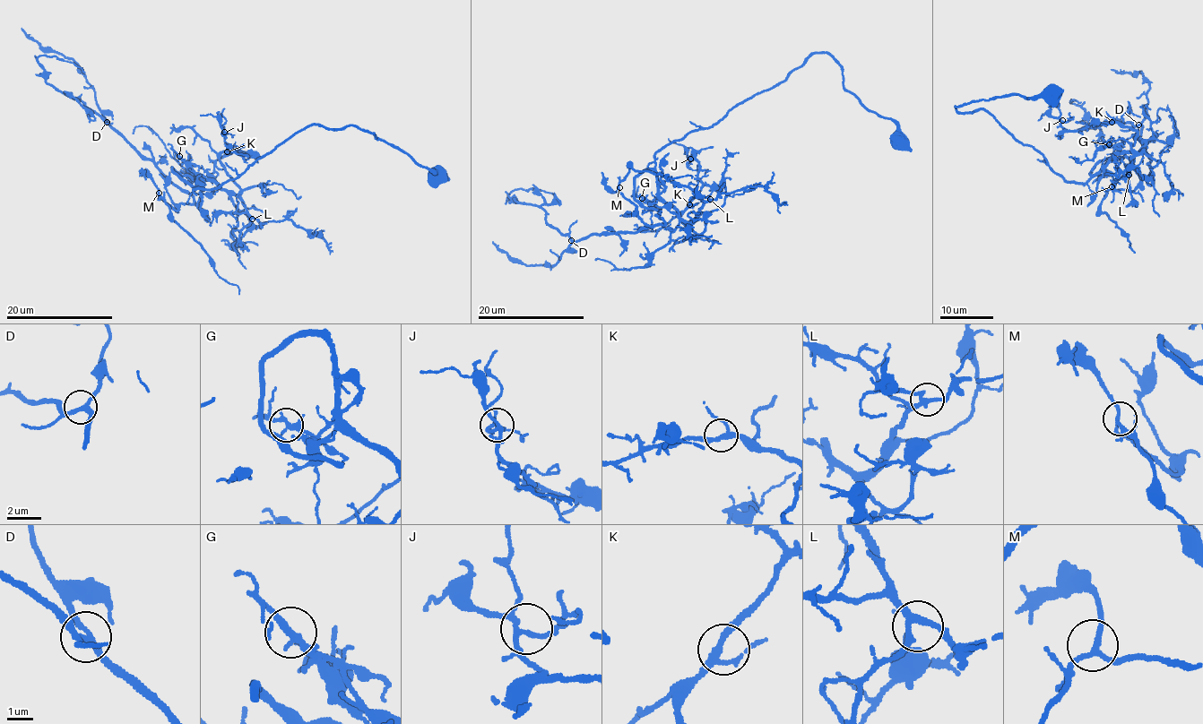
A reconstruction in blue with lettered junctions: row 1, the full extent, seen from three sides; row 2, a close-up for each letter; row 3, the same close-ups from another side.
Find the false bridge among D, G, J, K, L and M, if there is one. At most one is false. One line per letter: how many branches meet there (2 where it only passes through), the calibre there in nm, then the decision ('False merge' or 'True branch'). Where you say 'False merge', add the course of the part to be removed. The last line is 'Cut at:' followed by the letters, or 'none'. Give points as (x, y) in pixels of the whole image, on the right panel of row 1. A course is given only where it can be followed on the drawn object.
D: Branches: 3. Thickness 240 nm. True branch
G: Branches: 3. Thickness 220 nm. False merge. Course of the part to remove: (1109, 145), (1113, 146), (1113, 153), (1097, 185), (1094, 201), (1087, 206)
J: Branches: 3. Thickness 170 nm. True branch
K: Branches: 3. Thickness 220 nm. True branch
L: Branches: 3. Thickness 200 nm. True branch
M: Branches: 3. Thickness 180 nm. True branch
Cut at: G

